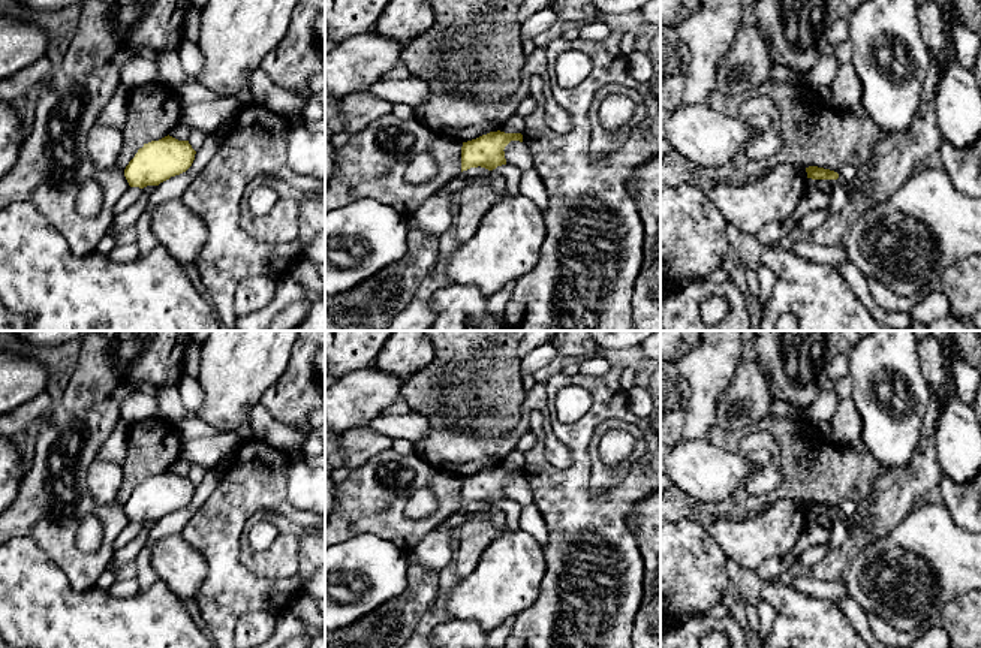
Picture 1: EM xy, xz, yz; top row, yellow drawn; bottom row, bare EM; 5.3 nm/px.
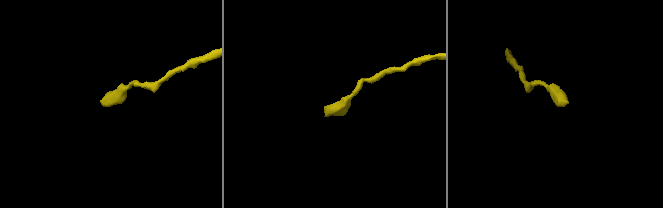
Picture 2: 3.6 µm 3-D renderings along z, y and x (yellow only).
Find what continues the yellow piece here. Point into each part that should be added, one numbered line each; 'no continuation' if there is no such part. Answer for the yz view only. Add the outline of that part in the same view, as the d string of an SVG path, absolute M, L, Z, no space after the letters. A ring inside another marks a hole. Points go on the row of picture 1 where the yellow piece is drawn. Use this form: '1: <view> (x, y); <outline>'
no continuation

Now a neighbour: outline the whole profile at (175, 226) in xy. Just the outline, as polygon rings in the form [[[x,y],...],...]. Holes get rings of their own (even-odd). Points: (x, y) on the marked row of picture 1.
[[[174,199],[154,210],[150,224],[157,242],[196,280],[199,251],[207,238],[205,223],[181,199]]]

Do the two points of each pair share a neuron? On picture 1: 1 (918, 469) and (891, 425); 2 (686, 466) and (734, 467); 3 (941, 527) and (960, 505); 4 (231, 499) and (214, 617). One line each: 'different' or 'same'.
1: different
2: same
3: different
4: same

